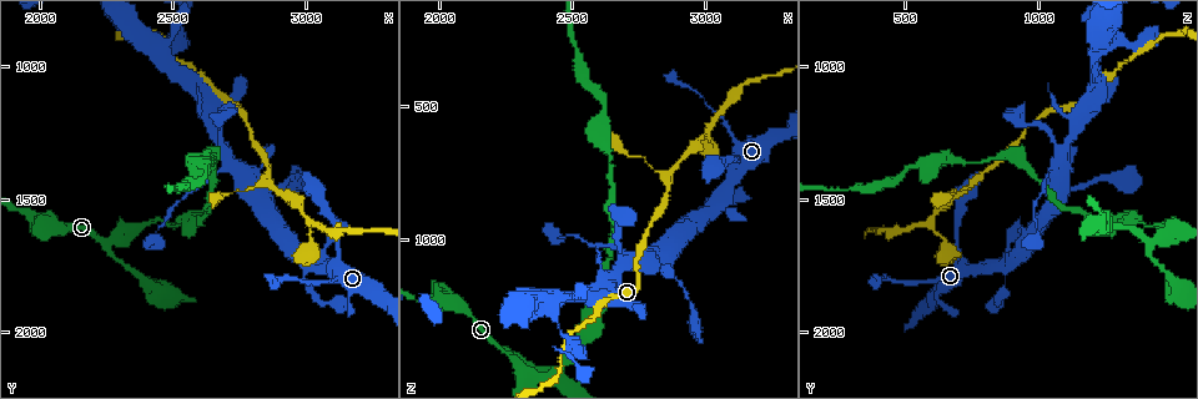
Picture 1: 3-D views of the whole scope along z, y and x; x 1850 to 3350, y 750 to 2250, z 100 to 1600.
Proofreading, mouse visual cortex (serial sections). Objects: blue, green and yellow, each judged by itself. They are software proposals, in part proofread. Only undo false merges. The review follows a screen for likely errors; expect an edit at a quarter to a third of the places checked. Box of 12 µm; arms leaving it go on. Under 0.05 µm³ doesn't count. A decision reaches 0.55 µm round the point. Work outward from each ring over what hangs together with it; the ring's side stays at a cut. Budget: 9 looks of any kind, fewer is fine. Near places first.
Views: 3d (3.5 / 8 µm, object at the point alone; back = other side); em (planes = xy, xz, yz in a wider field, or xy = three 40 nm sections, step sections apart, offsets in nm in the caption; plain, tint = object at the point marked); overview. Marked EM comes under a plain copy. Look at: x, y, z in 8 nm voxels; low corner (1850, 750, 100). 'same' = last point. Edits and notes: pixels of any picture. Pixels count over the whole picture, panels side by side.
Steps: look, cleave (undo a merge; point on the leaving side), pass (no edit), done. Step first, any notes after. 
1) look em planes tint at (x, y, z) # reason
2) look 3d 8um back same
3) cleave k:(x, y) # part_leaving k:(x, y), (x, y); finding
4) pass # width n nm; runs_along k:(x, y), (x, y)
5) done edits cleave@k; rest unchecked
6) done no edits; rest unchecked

look 3d 3.5um at (2860, 1410, 780) # sudden change in width

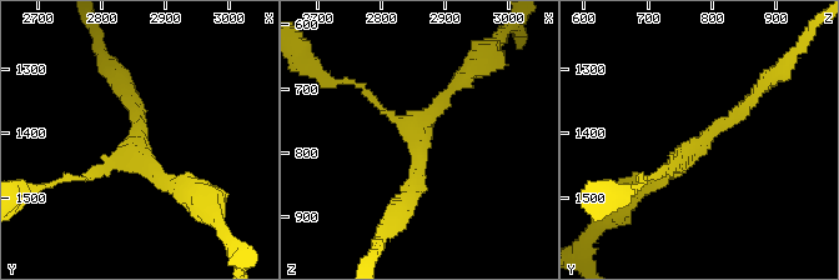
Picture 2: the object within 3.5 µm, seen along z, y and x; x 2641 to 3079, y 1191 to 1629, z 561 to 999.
look em planes tint at (2860, 1420, 780) # arms 3; arm_widths 100, 200, 200 nm; now the EM

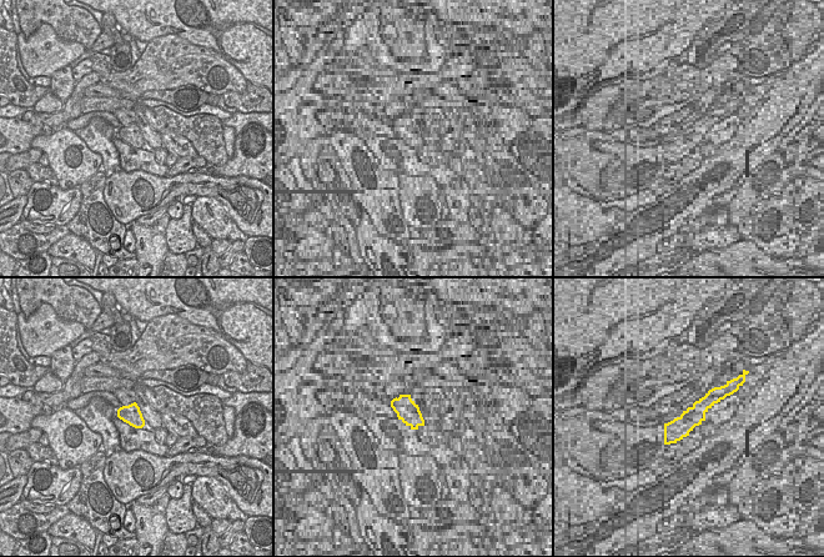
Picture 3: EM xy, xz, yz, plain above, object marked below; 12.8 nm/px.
pass # all the same cell

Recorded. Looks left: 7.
look 3d 3.5um at (2660, 1400, 1030)

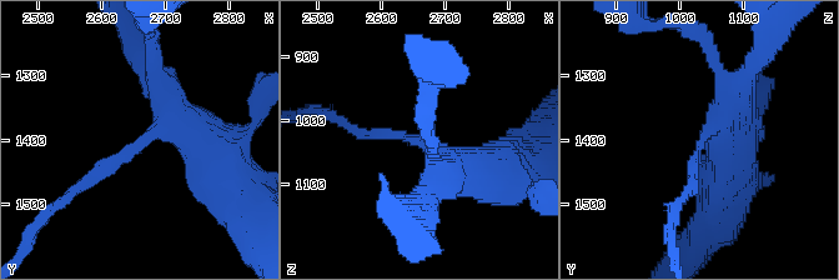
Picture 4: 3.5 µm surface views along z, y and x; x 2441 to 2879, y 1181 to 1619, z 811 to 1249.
look em xy step 2 tint at (2660, 1410, 1030)

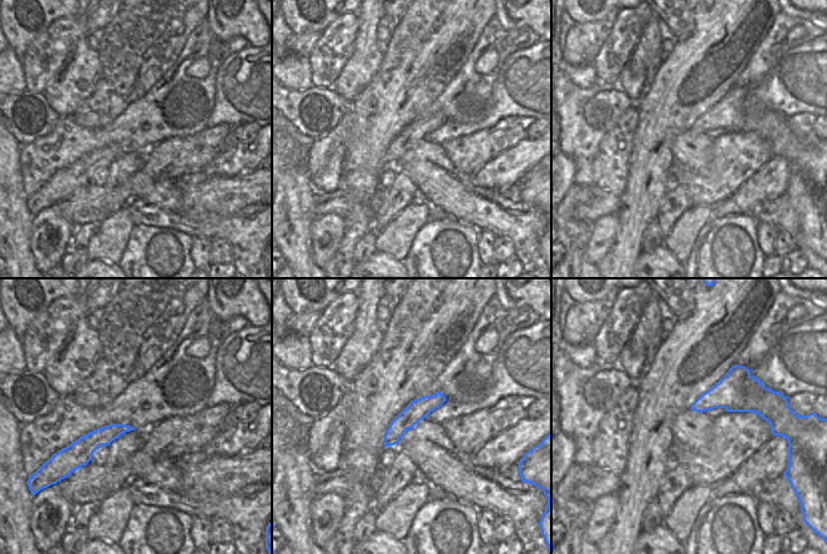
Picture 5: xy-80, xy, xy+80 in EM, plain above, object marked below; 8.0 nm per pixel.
pass # runs_along 5:(440, 398), (417, 409), (387, 442); all the same cell

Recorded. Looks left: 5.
look 3d 3.5um at (2250, 1650, 1420) # a fork

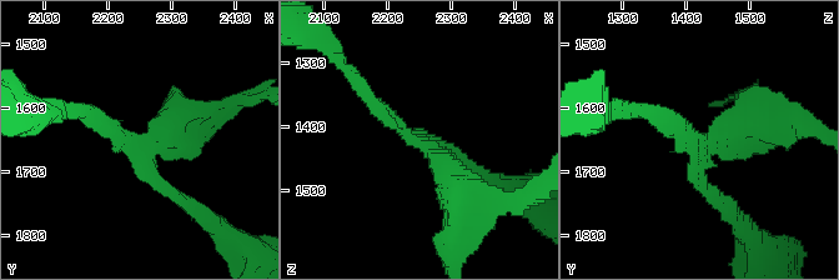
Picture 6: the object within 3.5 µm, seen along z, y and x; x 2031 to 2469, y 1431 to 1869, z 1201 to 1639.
look em xy step 3 tint at (2255, 1650, 1425) # arms 3; arm_widths 150, 200, 400 nm

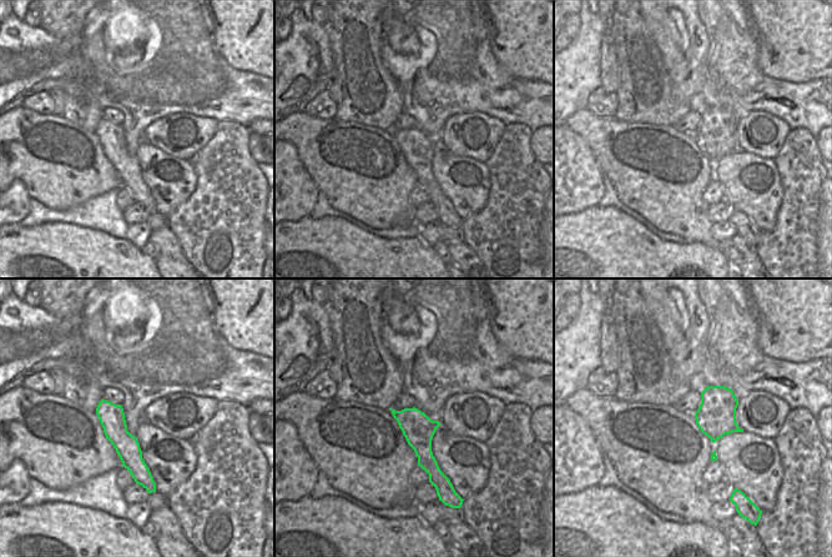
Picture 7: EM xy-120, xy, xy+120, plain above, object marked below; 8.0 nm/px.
cleave 6:(743, 126) # a second cell is stuck on

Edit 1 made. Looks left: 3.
done edits cleave@6; rest unchecked

